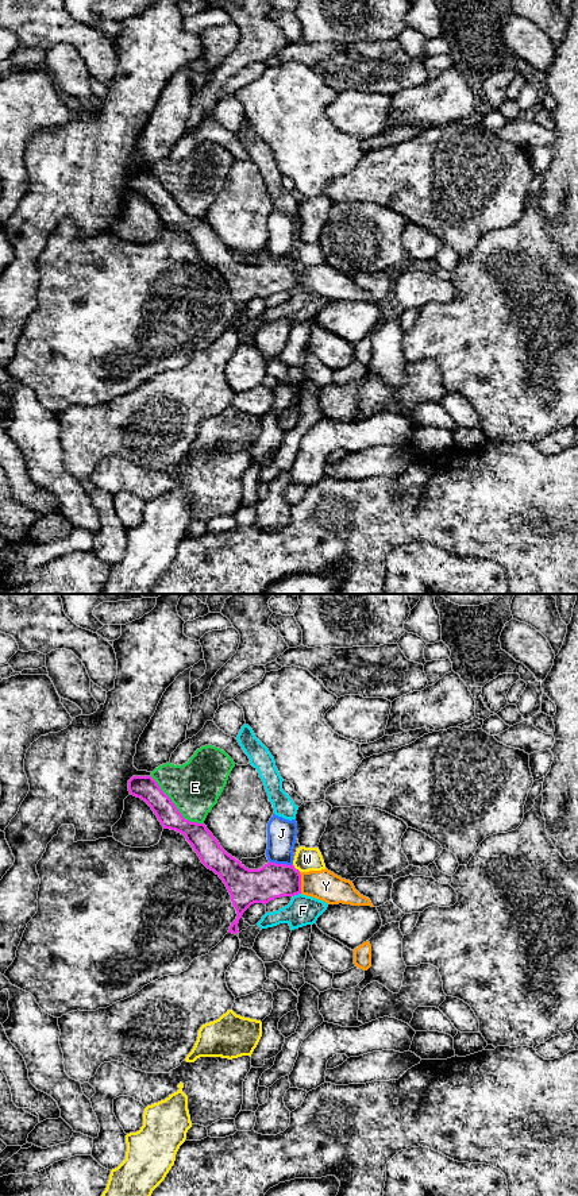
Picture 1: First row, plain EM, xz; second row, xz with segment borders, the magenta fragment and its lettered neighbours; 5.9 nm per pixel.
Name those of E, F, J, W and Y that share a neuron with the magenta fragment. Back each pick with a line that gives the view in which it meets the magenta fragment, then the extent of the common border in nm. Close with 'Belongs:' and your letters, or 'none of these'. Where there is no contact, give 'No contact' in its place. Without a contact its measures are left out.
Y: Touches magenta in xz. Shared border 130 nm
Belongs: Y

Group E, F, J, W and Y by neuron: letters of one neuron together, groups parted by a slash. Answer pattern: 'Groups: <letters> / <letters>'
Groups: E / F / J / W / Y

